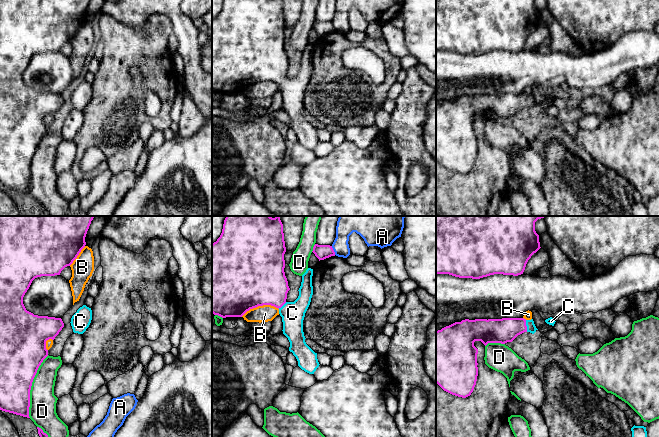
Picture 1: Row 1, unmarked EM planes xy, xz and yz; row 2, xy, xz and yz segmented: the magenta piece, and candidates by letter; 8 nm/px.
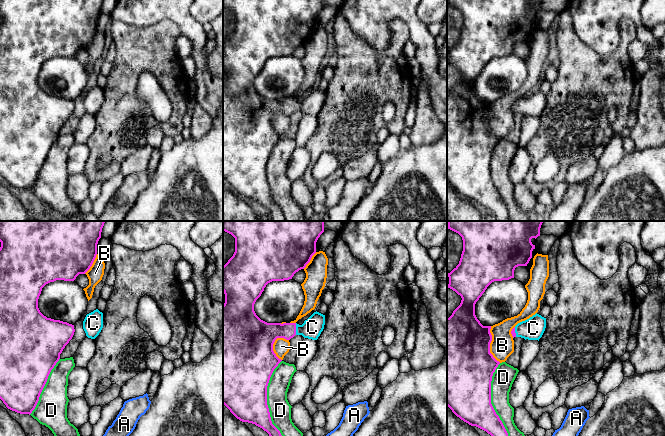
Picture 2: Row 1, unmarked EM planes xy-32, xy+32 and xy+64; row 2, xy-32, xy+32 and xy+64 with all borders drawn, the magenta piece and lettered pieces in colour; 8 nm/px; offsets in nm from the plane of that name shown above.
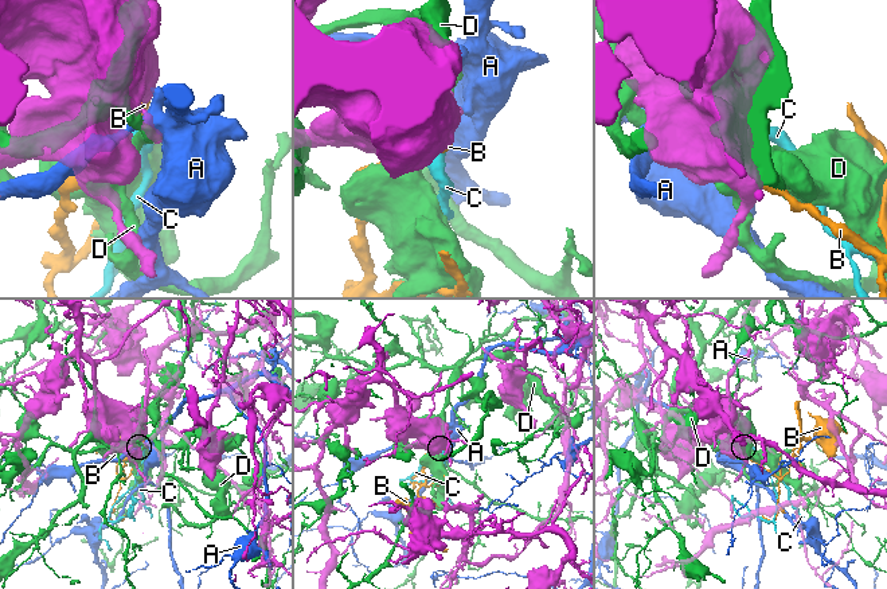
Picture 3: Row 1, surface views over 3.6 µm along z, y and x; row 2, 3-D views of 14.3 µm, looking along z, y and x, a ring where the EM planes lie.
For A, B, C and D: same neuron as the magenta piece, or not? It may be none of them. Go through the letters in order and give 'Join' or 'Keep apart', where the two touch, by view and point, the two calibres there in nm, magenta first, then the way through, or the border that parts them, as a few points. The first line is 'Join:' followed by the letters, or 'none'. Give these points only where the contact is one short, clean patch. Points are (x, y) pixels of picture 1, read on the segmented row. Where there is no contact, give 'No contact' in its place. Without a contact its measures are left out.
Join: C
A: Keep apart. Touches magenta at xz (333, 250). Thickness 120 nm (magenta) against 170 nm
B: Keep apart. Touches magenta at xz (259, 305). Thickness 500 nm (magenta) against 140 nm
C: Join. Touches magenta at yz (526, 326). Thickness 200 nm (magenta) against 70 nm. Path across: yz (504, 330), (514, 326), (526, 326), (531, 327)
D: Keep apart. Touches magenta at xy (31, 385). Thickness 340 nm (magenta) against 220 nm

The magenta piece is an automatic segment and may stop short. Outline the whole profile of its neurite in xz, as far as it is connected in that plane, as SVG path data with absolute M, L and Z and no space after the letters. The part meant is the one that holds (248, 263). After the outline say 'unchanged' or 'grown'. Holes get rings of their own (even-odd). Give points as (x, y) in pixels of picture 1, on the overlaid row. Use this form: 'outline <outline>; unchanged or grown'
outline M226 216L220 237L212 244L212 313L222 318L242 317L250 309L263 305L271 305L279 309L283 322L283 334L290 342L289 351L298 361L298 366L309 374L314 374L319 367L317 353L305 342L303 320L313 295L313 269L308 268L302 275L299 296L294 302L287 302L287 293L290 290L285 276L286 252L283 224L280 216Z; grown

